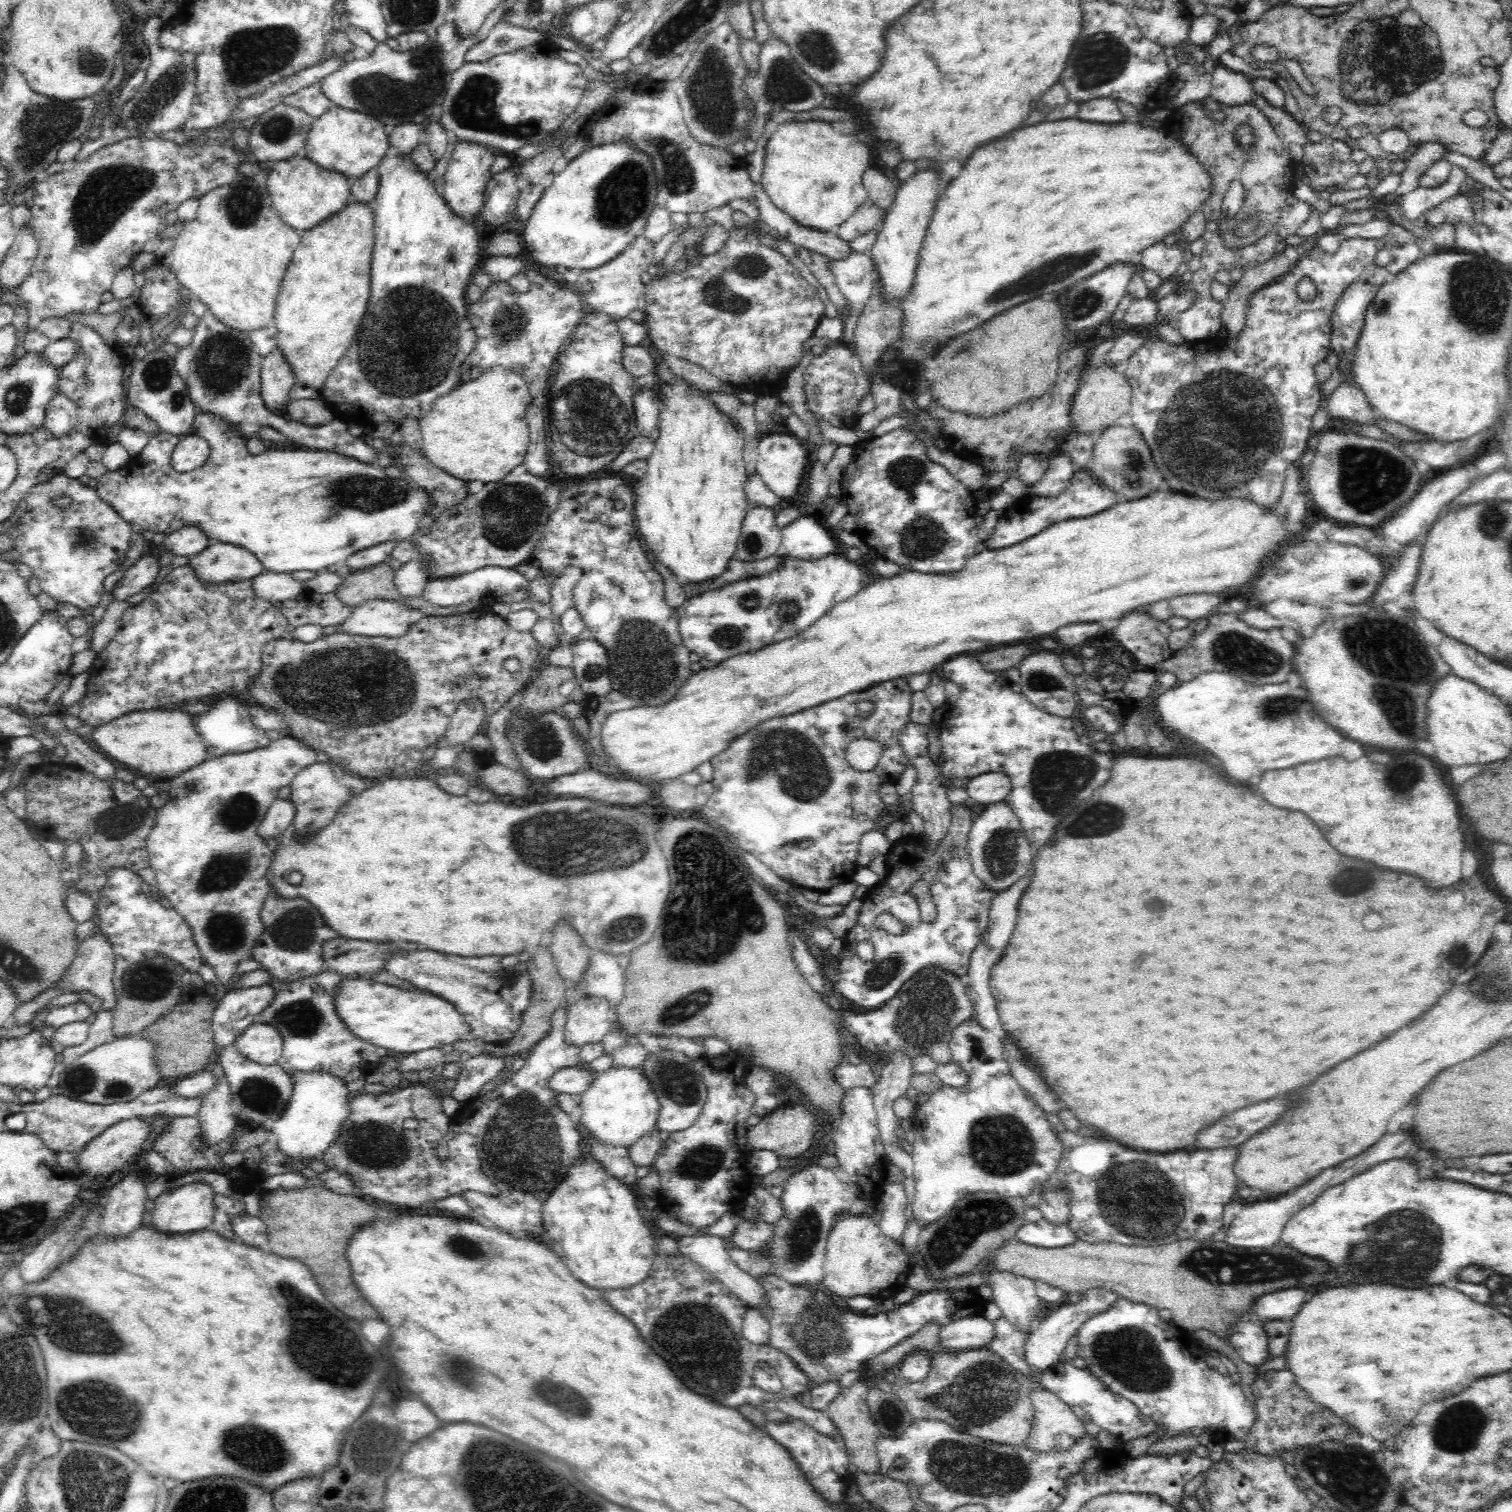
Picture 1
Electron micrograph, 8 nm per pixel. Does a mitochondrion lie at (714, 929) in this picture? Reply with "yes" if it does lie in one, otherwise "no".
yes

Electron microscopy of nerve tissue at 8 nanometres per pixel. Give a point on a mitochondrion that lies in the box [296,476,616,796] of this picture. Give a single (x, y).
(509, 515)

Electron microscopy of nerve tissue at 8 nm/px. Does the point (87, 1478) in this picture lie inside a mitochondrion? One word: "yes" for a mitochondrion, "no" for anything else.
yes

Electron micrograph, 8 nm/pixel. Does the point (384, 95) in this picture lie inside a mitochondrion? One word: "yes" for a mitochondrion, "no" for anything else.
yes

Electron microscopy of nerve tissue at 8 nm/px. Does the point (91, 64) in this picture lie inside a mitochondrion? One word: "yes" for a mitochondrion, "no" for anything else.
yes

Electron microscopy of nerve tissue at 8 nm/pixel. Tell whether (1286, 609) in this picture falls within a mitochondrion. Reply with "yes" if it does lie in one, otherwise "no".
no

